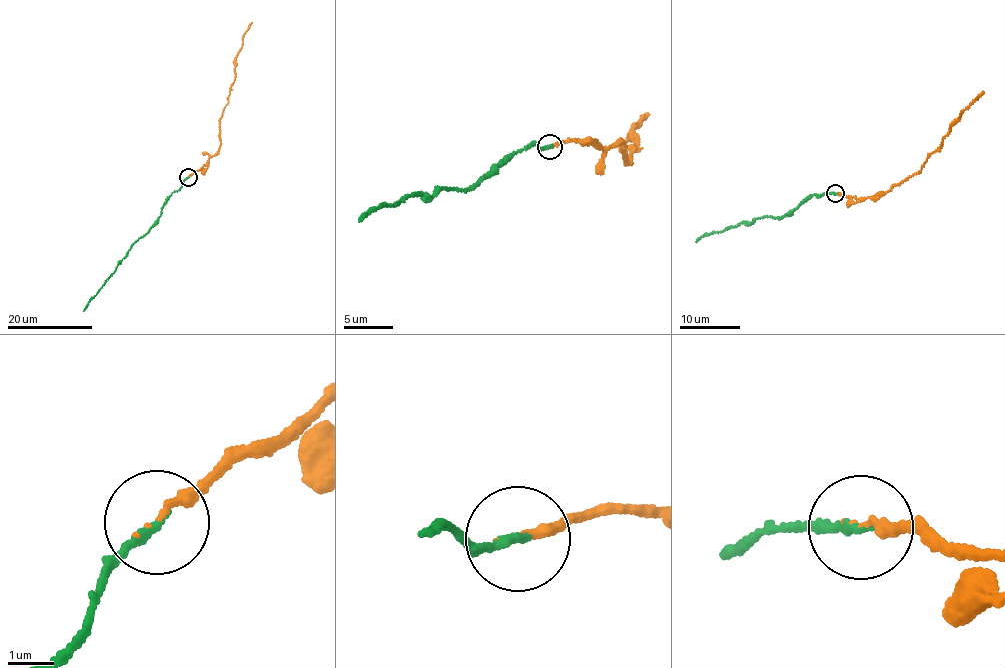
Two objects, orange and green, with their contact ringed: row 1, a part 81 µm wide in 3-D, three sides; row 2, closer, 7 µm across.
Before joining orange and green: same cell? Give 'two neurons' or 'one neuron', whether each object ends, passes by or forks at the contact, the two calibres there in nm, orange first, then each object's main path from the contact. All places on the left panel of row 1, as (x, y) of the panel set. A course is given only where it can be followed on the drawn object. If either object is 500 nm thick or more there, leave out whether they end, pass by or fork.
two neurons; orange ends; green ends; calibres 170 and 180 nm; course orange (188, 177), (202, 169), (218, 152), (221, 117), (234, 80), (234, 63), (244, 33), (252, 22); course green (188, 177), (181, 187), (174, 191), (144, 235), (131, 244), (83, 311)

